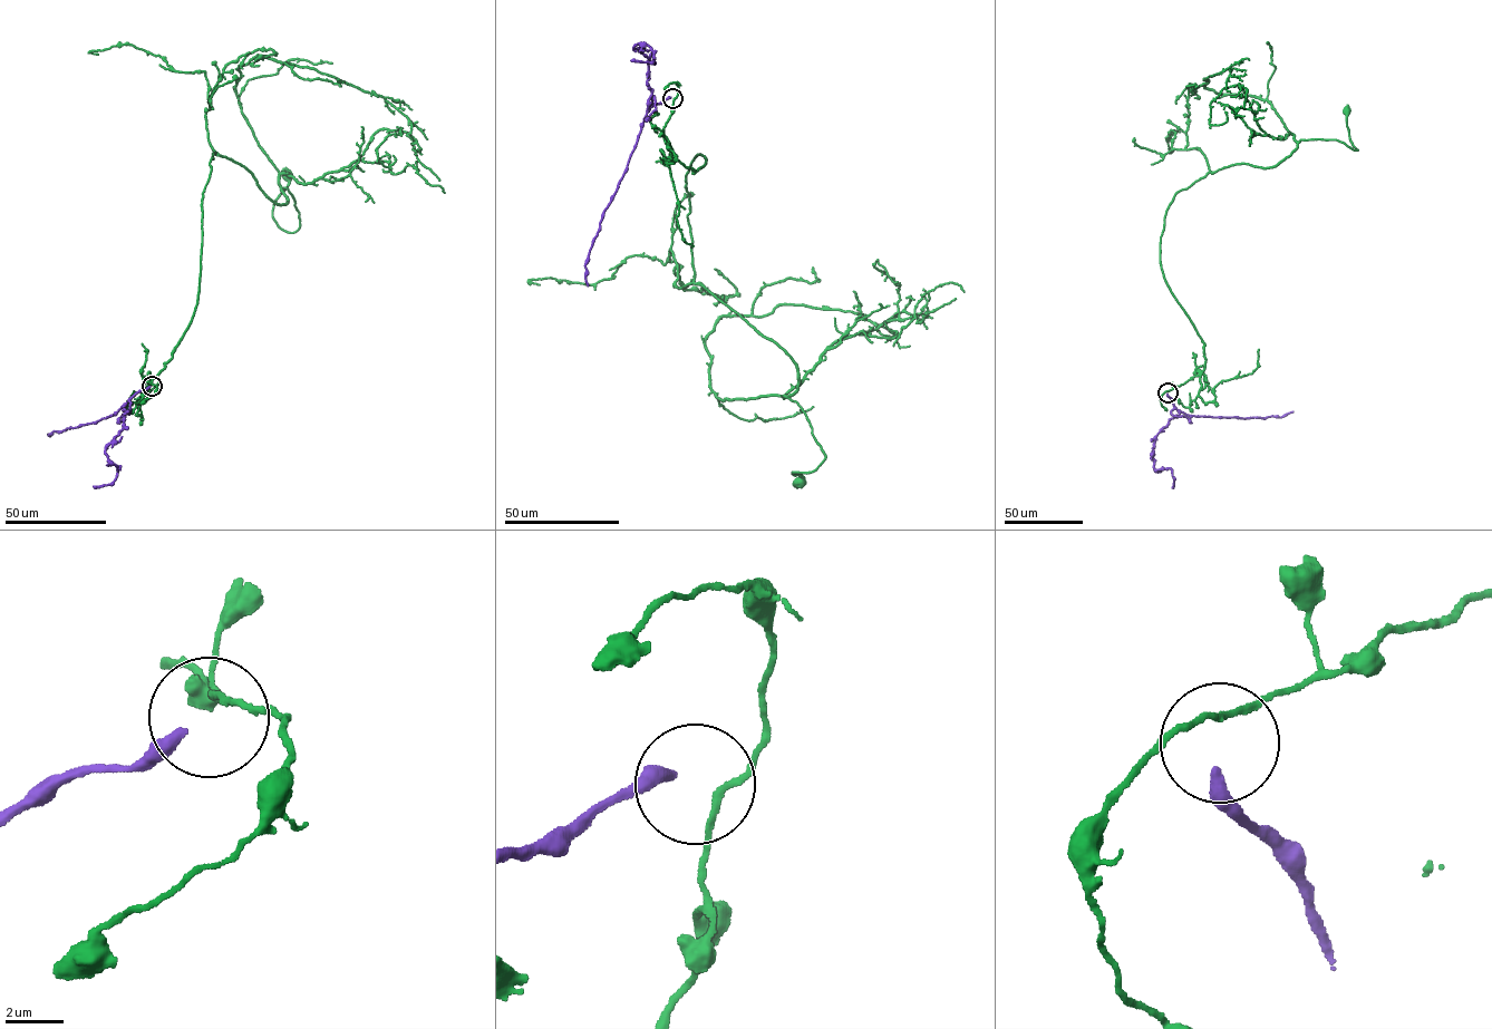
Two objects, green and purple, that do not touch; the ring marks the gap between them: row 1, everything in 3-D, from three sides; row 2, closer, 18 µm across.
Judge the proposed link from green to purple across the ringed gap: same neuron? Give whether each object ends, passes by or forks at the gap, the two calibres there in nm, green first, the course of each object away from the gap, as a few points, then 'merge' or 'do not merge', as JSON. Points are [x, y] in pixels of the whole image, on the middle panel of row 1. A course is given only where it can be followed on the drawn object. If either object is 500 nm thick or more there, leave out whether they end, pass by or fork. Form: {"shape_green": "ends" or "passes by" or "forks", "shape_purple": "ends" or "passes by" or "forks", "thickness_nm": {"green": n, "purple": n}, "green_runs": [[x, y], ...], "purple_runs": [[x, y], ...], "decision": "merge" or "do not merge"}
{"shape_green": "passes by", "shape_purple": "ends", "thickness_nm": {"green": 200, "purple": 380}, "green_runs": [[674, 98], [667, 147], [706, 159], [686, 176], [694, 282], [797, 370], [825, 456], [798, 482]], "purple_runs": [[670, 97], [647, 113], [627, 171], [603, 213], [588, 254], [588, 285]], "decision": "do not merge"}

